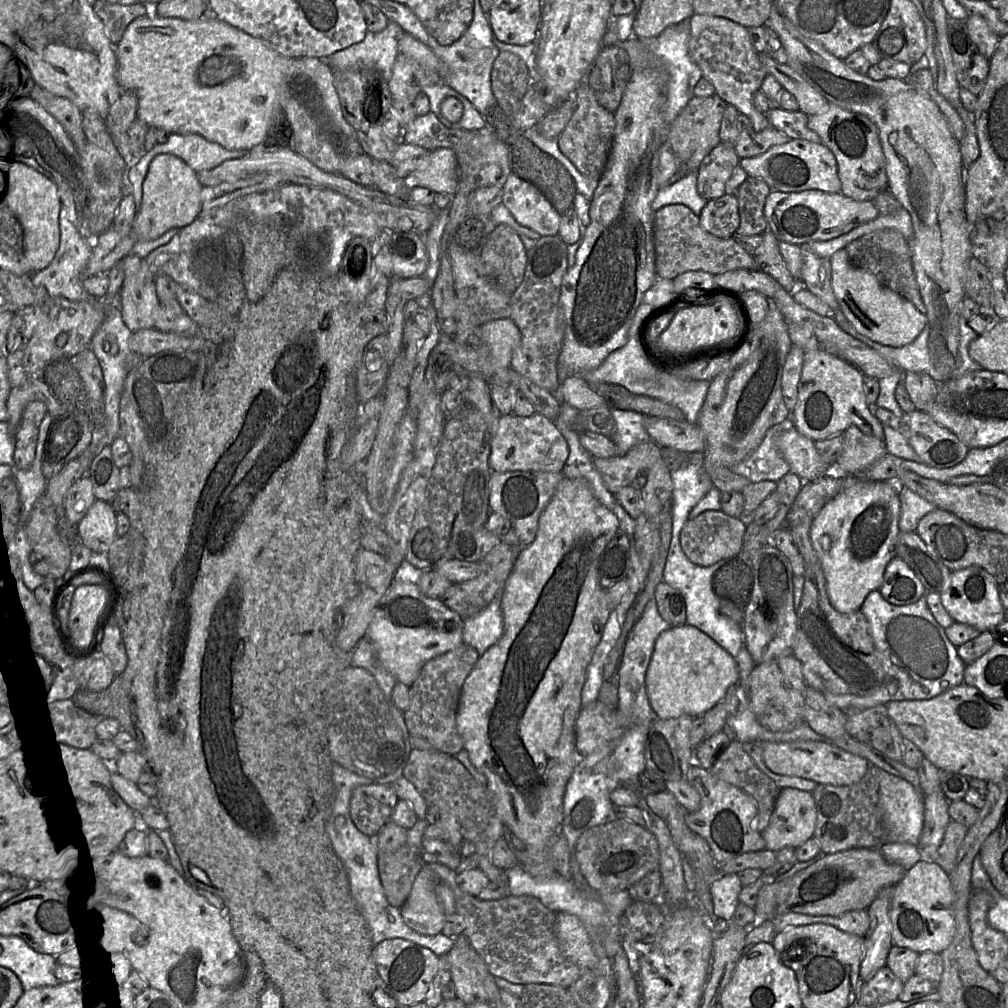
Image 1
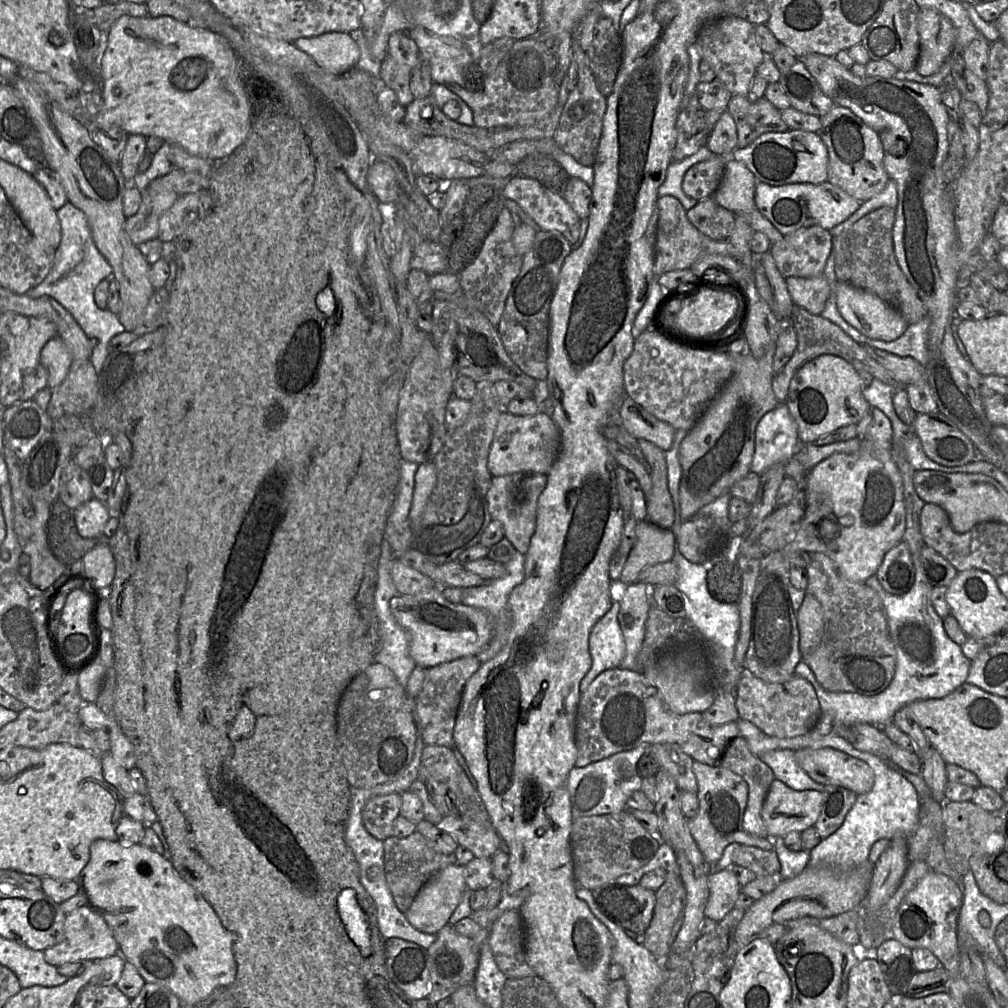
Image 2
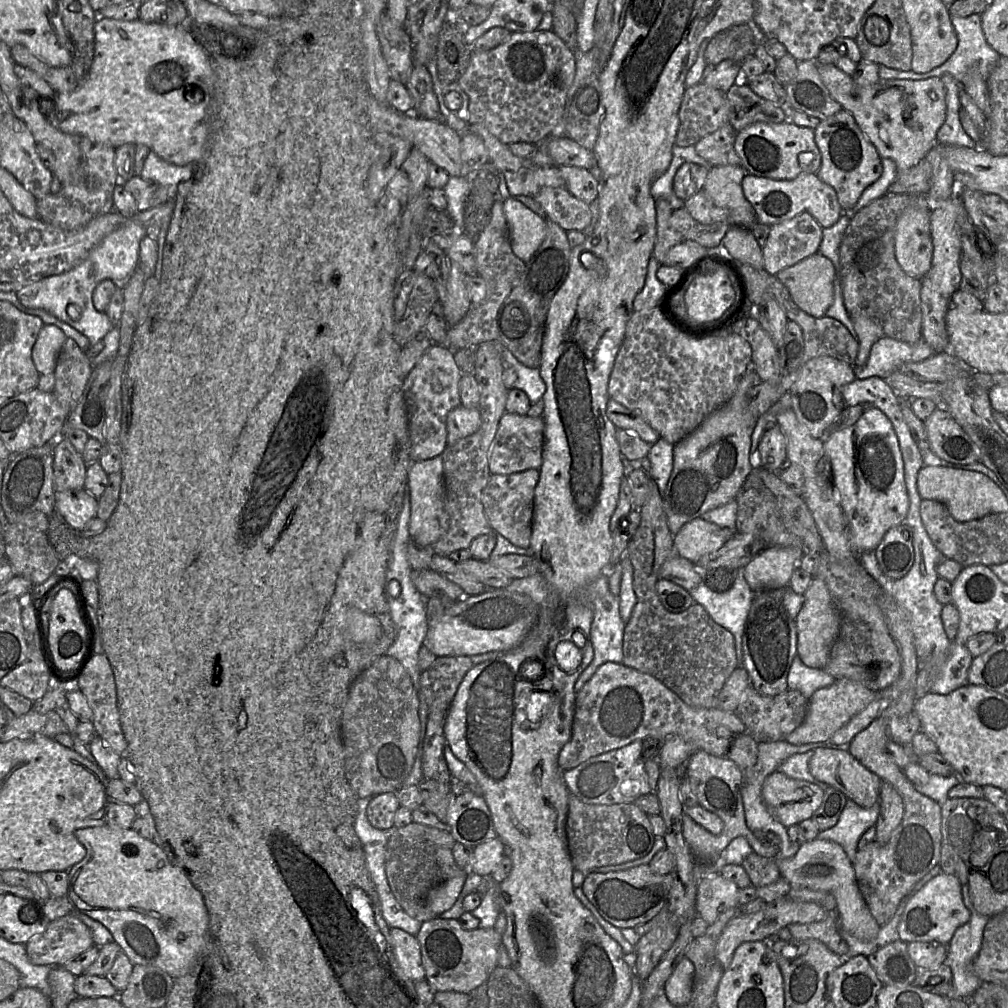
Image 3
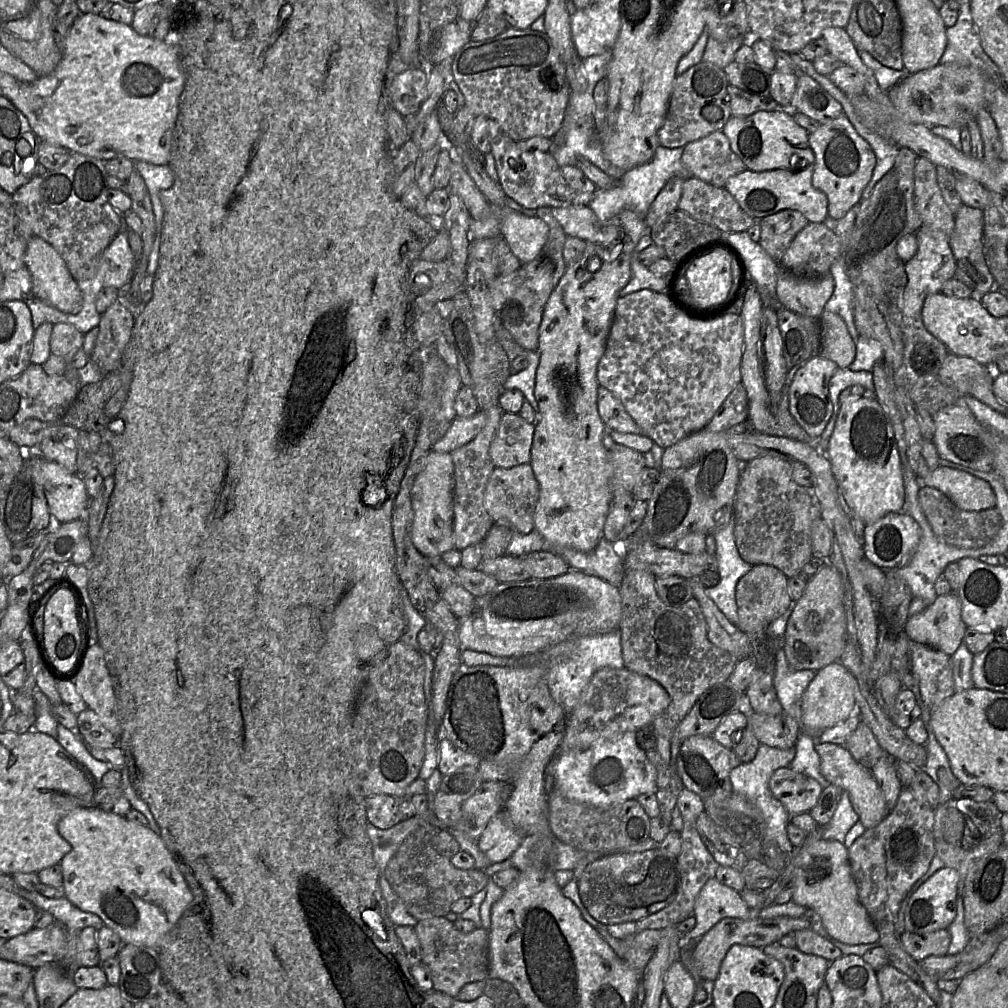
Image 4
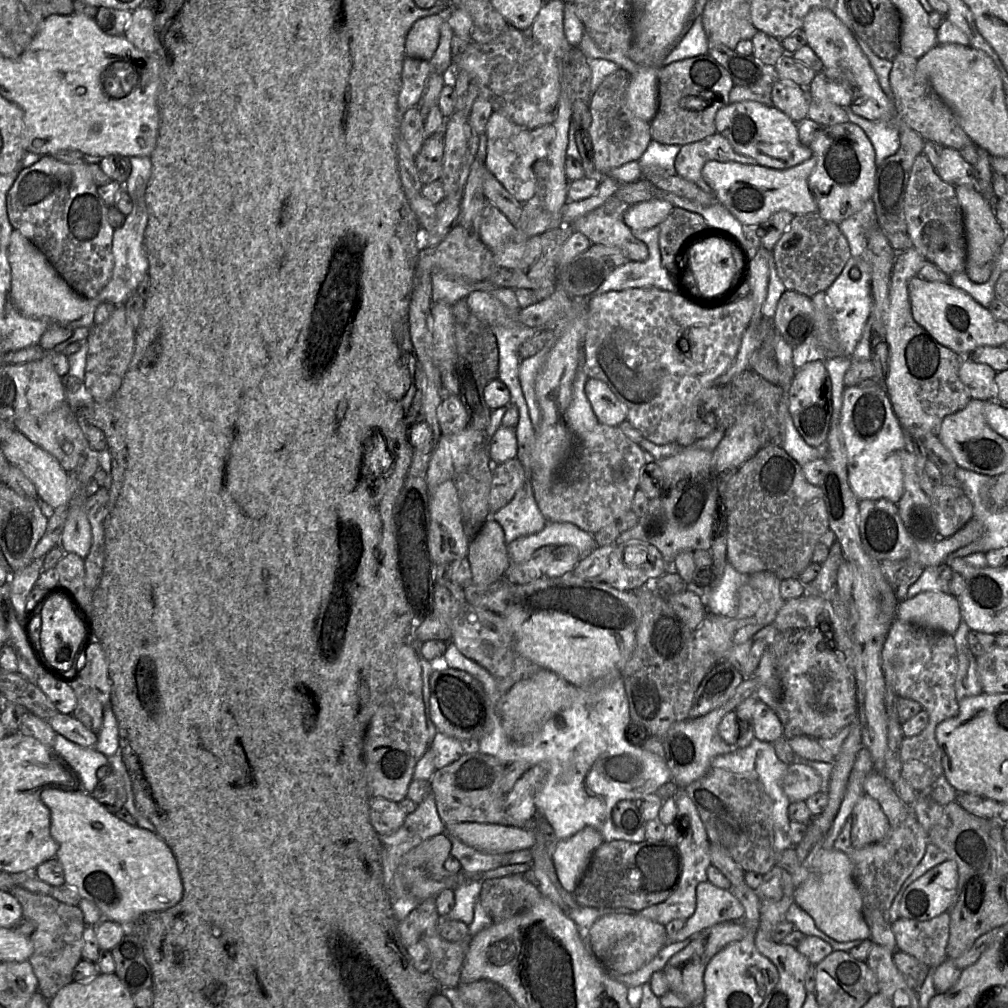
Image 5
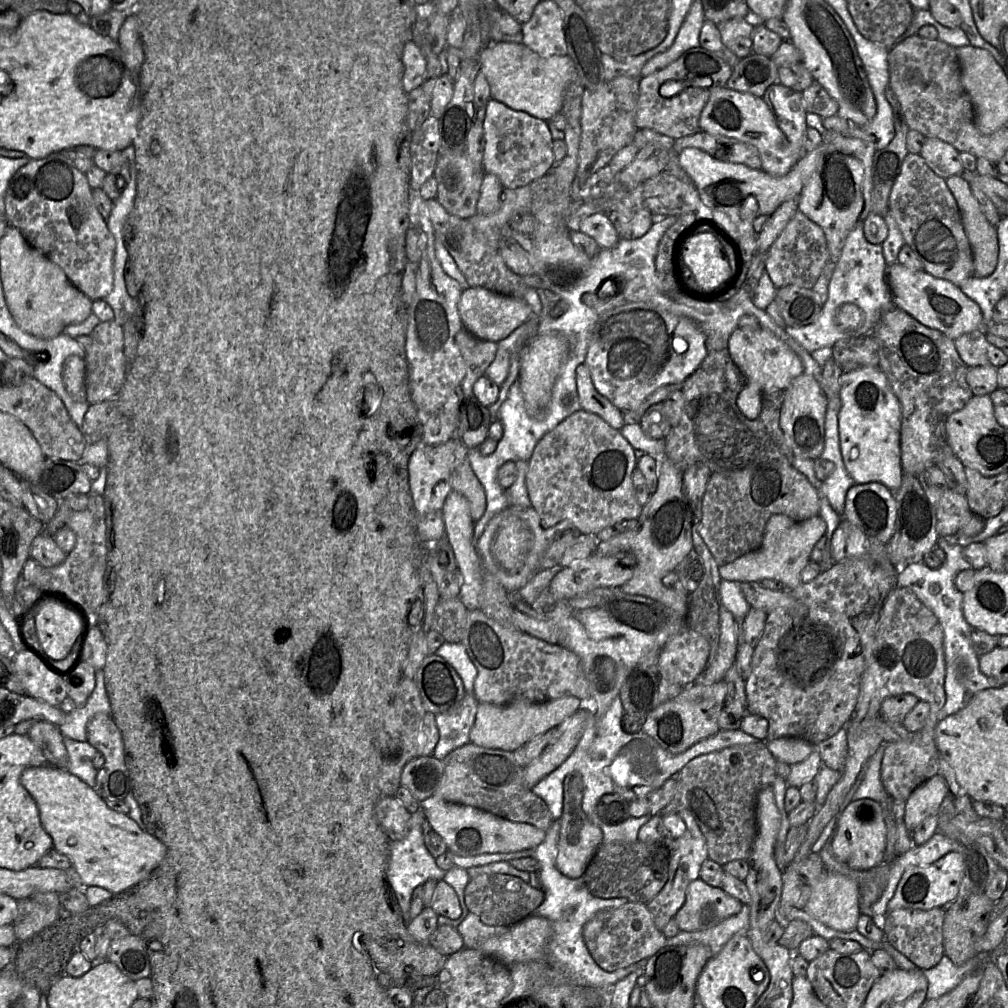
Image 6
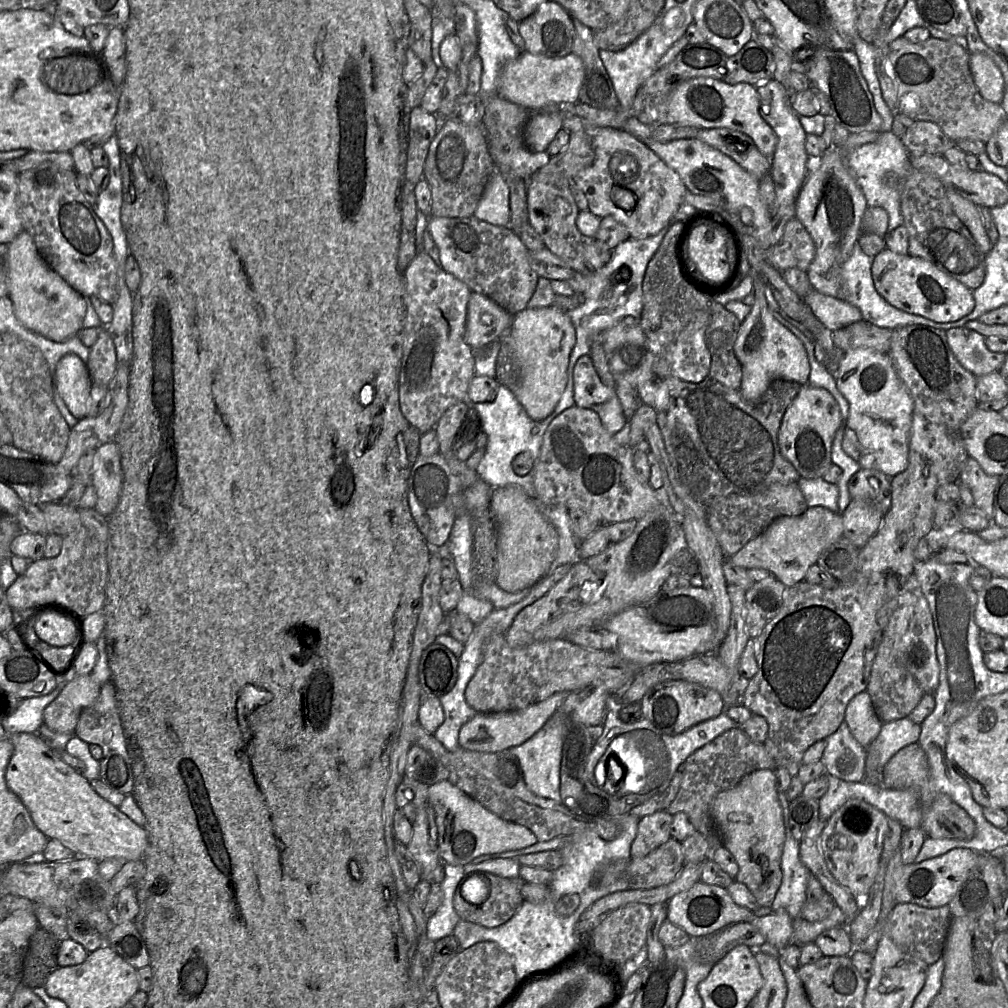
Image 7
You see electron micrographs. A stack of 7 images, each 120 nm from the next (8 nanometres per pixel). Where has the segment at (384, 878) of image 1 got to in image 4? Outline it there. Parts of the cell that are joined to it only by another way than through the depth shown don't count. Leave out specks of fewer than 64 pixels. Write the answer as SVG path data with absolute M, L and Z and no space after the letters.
M424 823L407 836L390 859L386 878L407 911L418 921L445 917L456 900L472 898L486 887L490 878L484 870L459 869L451 863L452 856L459 850L458 842L446 829Z

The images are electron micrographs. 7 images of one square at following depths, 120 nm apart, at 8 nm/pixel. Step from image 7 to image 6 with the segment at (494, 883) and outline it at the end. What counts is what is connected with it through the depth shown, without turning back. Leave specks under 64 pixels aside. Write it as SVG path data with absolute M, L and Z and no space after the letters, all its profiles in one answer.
M486 873L471 878L465 888L465 904L471 913L490 926L512 926L533 915L544 901L542 889L531 887L518 877Z

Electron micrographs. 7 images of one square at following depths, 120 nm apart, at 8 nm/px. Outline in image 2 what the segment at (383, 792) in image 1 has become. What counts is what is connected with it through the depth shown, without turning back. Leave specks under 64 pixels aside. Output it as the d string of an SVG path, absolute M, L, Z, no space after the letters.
M398 793L377 795L370 798L361 813L365 829L373 837L385 840L392 835L392 825L399 815L401 796Z

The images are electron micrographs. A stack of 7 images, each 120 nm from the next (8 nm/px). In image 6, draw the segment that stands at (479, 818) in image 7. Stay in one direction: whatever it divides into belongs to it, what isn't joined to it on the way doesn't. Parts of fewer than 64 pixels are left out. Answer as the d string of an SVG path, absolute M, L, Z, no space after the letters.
M436 794L422 801L421 809L431 827L445 841L448 852L463 857L535 849L545 839L545 831L542 829L513 822L476 807L450 803Z

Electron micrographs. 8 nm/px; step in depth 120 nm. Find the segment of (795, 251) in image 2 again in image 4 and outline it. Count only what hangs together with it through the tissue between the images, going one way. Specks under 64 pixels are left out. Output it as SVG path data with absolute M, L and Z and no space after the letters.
M785 209L759 220L760 245L777 262L781 260L795 236L809 223L798 210Z

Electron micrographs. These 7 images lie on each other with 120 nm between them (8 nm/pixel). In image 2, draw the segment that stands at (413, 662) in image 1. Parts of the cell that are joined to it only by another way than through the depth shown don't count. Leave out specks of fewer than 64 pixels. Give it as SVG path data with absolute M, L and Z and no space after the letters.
M433 586L415 595L399 594L390 599L393 617L409 636L409 653L417 666L425 669L465 656L476 656L487 647L492 637L489 616L481 609L452 603L444 598L442 590Z

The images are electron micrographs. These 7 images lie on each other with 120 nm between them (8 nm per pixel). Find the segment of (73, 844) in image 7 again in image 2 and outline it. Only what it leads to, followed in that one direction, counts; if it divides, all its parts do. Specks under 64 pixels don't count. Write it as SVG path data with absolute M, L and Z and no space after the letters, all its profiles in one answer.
M98 839L90 846L90 859L77 877L77 883L79 887L78 893L82 893L86 897L87 906L100 914L109 926L113 937L118 943L118 953L124 960L129 961L136 967L145 982L155 983L169 989L184 1005L197 1004L213 995L216 991L221 991L233 983L237 966L232 948L232 934L223 926L208 901L175 871L171 861L164 855L160 855L142 844L126 845L118 840Z

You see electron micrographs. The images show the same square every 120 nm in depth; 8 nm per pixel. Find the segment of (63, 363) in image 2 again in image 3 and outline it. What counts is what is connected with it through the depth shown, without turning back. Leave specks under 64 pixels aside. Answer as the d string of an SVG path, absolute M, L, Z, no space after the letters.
M44 324L32 349L32 359L40 375L54 373L58 355L67 339L57 326Z

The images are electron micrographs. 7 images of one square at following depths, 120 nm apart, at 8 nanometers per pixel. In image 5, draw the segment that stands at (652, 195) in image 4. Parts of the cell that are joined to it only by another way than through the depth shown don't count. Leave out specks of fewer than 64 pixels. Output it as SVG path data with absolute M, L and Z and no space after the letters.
M651 140L640 159L642 177L646 177L644 169L653 169L655 172L662 172L668 175L677 175L674 162L681 145L661 144Z

